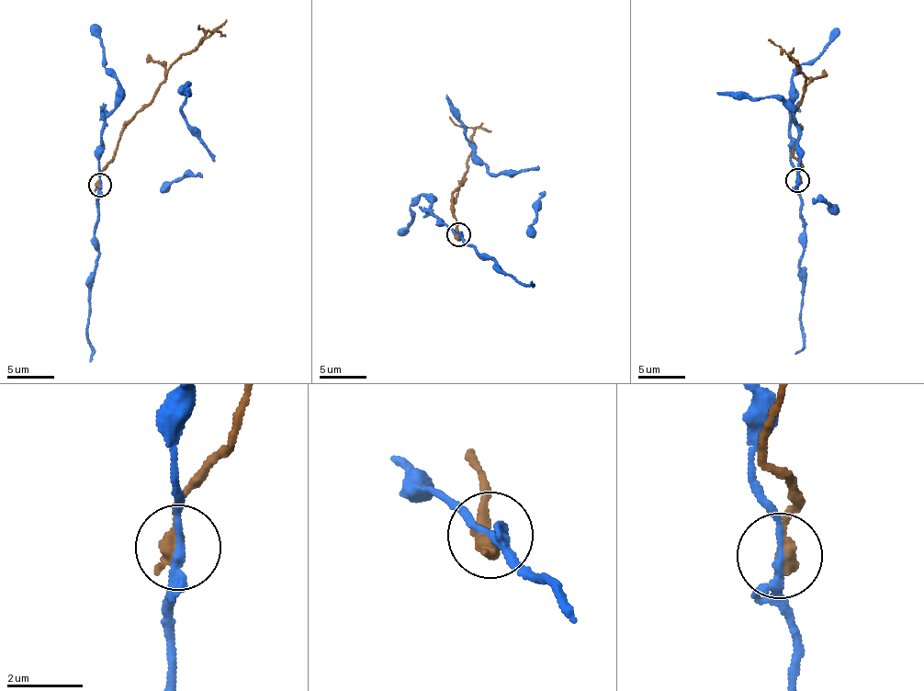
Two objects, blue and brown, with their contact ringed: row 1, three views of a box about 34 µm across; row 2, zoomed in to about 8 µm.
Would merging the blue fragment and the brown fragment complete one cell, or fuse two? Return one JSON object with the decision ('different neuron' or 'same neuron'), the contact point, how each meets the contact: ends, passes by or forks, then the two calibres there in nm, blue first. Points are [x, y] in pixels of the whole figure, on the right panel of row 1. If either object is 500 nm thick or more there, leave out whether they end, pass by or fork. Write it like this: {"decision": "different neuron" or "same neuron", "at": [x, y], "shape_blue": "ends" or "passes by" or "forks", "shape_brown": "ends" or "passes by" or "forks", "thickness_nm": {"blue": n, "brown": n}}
{"decision": "different neuron", "at": [797, 180], "shape_blue": "passes by", "shape_brown": "ends", "thickness_nm": {"blue": 200, "brown": 440}}

